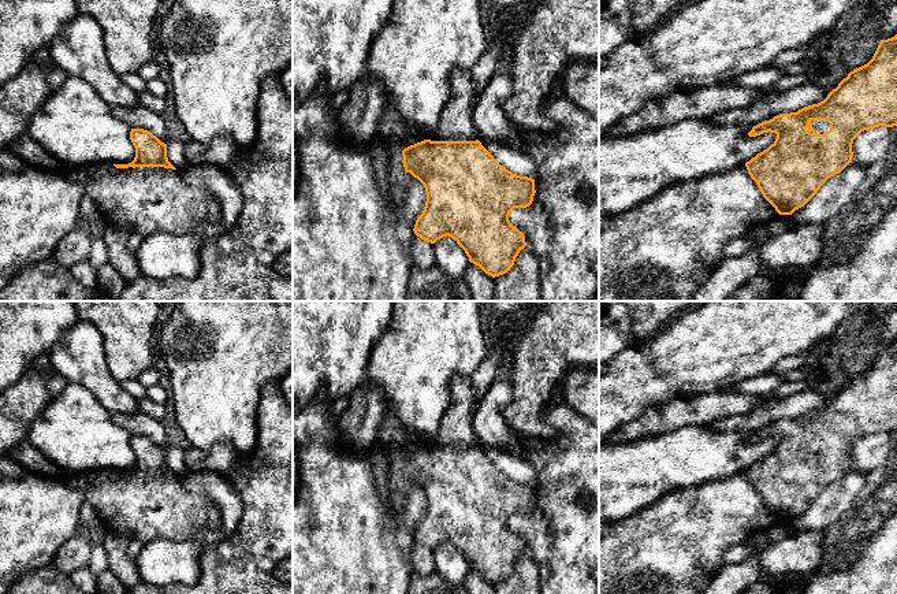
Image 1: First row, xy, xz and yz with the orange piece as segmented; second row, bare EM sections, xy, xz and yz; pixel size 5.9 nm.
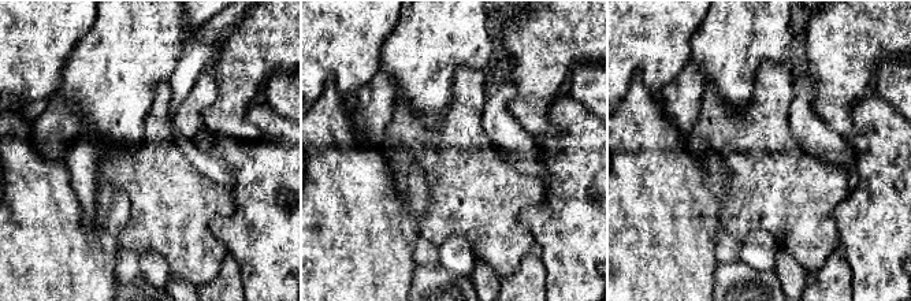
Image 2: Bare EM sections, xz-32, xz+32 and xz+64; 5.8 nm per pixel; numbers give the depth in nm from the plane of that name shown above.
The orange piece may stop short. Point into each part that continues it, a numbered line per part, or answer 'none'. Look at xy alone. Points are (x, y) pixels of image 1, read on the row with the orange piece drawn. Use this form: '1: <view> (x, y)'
1: xy (145, 200)

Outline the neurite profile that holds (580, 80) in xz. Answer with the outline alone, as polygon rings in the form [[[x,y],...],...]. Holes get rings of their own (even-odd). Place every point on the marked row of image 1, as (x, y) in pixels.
[[[578,62],[562,74],[563,96],[599,120],[599,63]]]

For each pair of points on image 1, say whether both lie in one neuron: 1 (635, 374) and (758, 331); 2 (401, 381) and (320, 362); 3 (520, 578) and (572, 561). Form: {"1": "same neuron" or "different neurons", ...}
{"1": "same neuron", "2": "different neurons", "3": "different neurons"}

